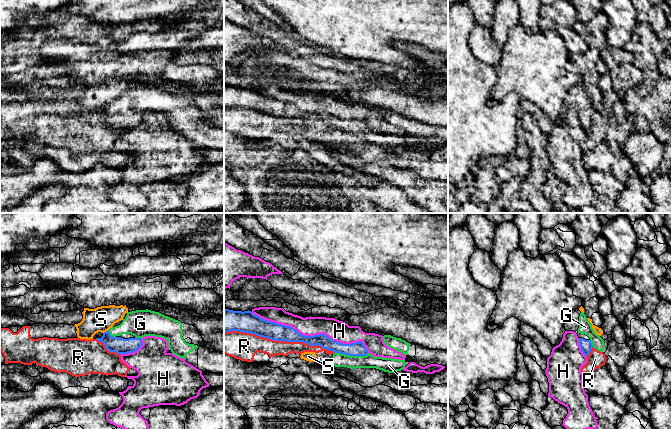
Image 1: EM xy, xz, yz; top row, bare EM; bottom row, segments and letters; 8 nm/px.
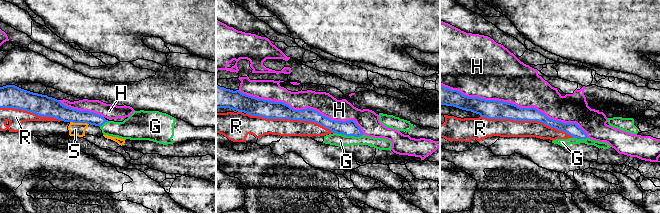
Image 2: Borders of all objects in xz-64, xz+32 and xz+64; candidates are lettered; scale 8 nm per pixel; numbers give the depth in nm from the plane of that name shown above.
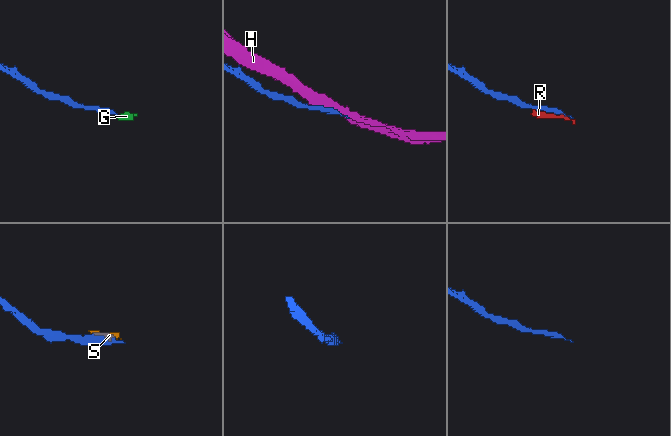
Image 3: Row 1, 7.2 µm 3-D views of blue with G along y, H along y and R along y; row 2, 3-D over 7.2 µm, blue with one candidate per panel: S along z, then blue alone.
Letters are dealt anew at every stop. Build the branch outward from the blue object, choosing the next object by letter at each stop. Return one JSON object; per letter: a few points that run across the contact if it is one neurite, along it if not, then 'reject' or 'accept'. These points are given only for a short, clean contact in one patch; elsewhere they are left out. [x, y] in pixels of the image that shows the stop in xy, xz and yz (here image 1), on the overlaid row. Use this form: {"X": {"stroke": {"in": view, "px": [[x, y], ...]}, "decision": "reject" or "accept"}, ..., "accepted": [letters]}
{"G": {"stroke": {"in": "xz", "px": [[355, 349], [351, 355], [345, 355], [338, 360]]}, "decision": "accept"}, "H": {"decision": "reject"}, "R": {"decision": "reject"}, "S": {"decision": "reject"}, "accepted": ["G"]}

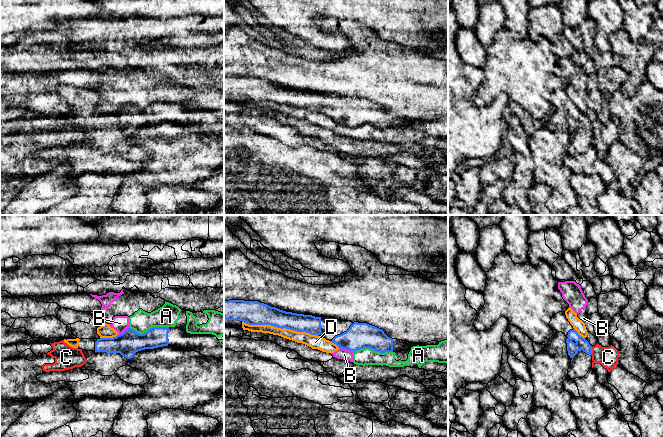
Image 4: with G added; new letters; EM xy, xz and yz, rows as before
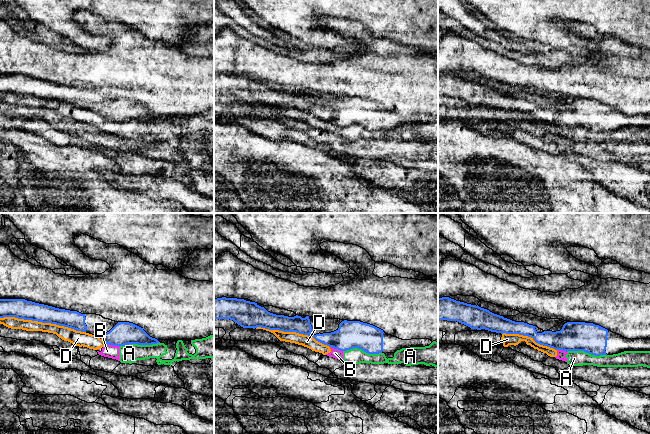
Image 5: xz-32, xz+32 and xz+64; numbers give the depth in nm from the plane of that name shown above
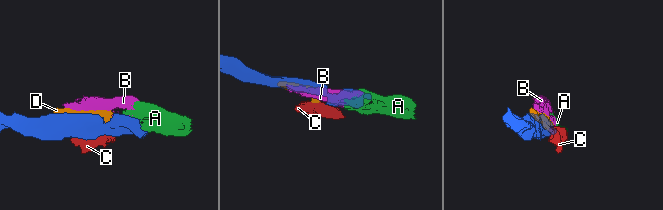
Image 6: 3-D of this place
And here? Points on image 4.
{"A": {"stroke": {"in": "xy", "px": [[168, 326], [152, 326], [143, 333], [137, 333], [129, 328]]}, "decision": "reject"}, "B": {"stroke": {"in": "xz", "px": [[339, 347], [352, 351]]}, "decision": "reject"}, "C": {"stroke": {"in": "yz", "px": [[592, 347], [590, 354]]}, "decision": "reject"}, "D": {"decision": "reject"}, "accepted": []}

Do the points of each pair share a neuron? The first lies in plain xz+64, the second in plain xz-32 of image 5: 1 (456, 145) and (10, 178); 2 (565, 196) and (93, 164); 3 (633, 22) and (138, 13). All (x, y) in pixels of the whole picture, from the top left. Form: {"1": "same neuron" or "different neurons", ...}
{"1": "different neurons", "2": "same neuron", "3": "same neuron"}

